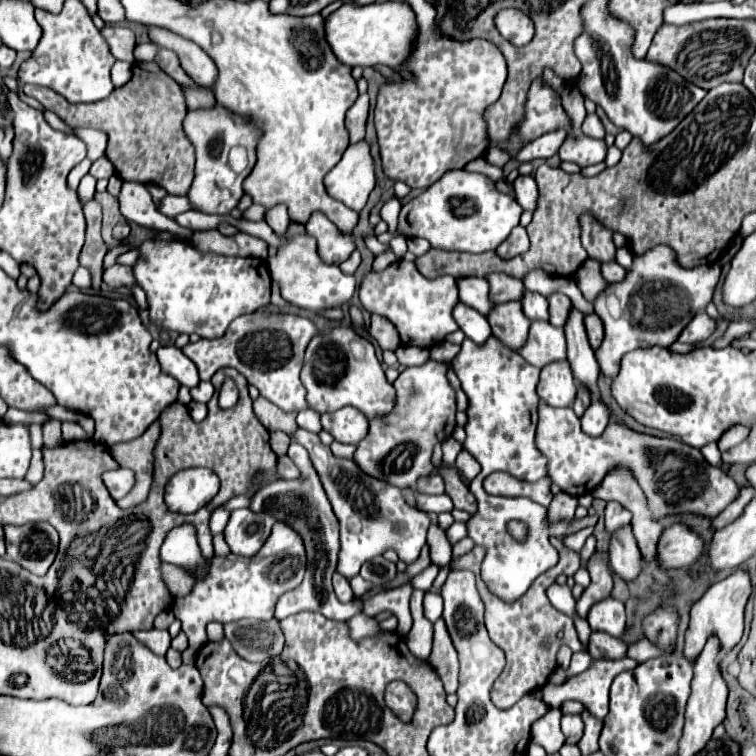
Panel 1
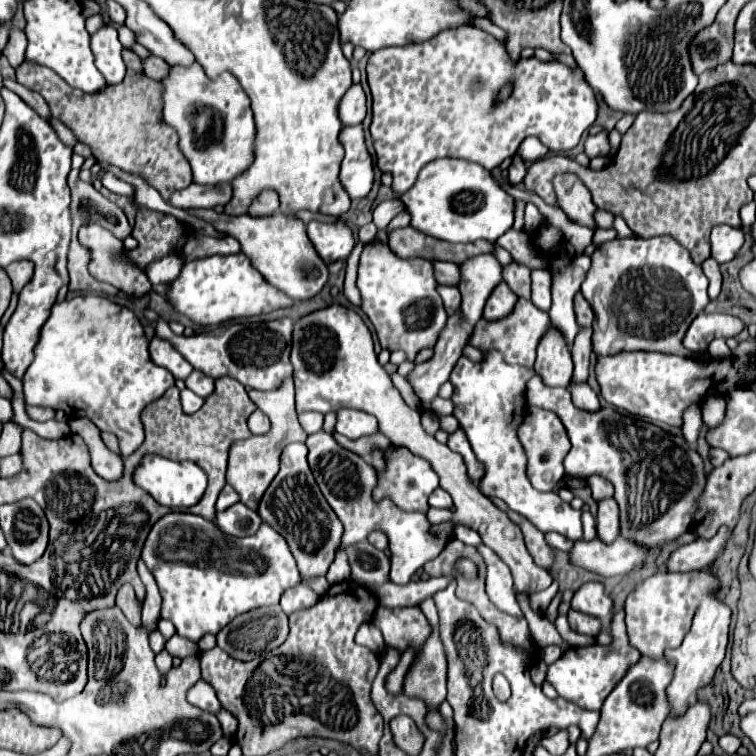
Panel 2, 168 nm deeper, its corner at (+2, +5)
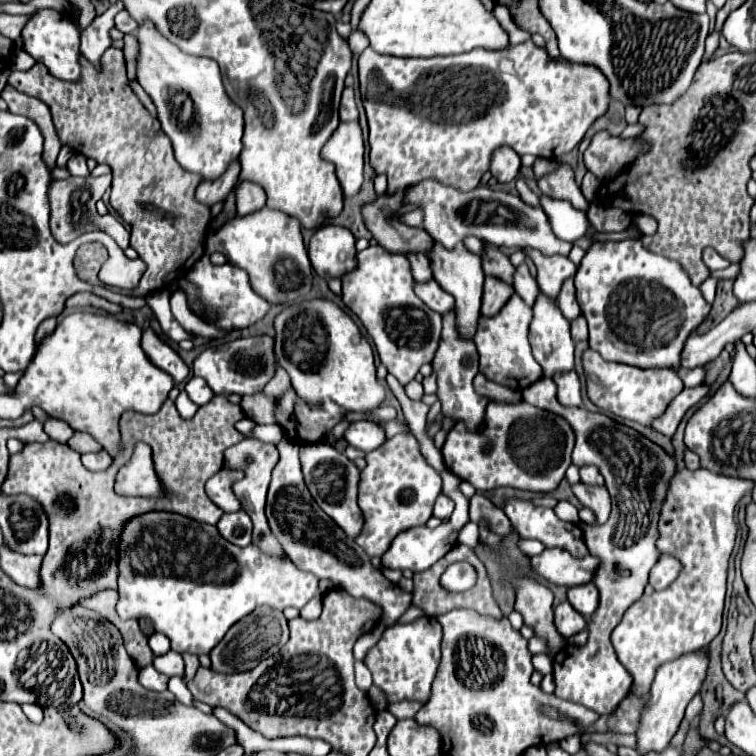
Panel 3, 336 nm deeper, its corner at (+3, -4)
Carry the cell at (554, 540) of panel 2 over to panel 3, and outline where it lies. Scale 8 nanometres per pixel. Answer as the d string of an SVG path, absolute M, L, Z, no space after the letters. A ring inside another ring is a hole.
M523 539L519 543L521 551L525 551L529 557L535 557L535 555L541 555L545 551L545 545L541 541L535 541L535 539Z

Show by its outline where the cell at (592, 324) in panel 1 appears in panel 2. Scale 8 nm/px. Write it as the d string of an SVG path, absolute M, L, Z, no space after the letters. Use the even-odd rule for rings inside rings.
M578 292L576 300L574 300L574 308L576 308L576 322L580 322L580 326L592 326L592 308L590 304L584 300L584 296Z

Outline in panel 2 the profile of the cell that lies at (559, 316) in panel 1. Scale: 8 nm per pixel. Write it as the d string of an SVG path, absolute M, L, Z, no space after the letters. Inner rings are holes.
M546 268L540 270L532 270L530 274L532 278L532 296L530 300L540 308L540 310L548 310L552 304L552 296L550 296L550 284L552 284L552 276Z

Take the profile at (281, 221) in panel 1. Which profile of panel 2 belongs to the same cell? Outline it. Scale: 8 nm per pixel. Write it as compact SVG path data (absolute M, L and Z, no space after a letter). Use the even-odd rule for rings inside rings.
M266 190L266 192L260 192L260 196L256 196L256 200L248 208L248 214L250 216L268 216L268 214L274 214L278 210L278 206L280 206L278 194L274 190Z

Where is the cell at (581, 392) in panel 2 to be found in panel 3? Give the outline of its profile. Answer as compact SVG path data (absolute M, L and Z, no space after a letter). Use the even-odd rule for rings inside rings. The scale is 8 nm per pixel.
M565 373L563 377L555 379L557 383L557 399L561 405L567 407L583 407L583 399L581 399L581 381L577 377L577 373Z

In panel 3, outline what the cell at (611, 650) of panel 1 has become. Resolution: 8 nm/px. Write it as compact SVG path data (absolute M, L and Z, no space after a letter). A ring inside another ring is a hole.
M561 603L555 607L555 627L563 637L573 637L587 627L587 621L569 603Z

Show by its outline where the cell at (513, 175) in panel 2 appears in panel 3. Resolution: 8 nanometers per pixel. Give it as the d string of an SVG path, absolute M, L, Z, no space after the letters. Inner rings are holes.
M497 149L495 157L491 161L491 173L493 177L497 177L499 183L509 183L513 179L517 179L521 169L521 157L513 151L513 149Z

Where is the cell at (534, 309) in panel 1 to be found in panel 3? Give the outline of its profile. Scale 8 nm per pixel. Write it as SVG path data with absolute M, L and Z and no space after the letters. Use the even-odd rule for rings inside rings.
M485 245L485 257L483 257L483 267L489 277L497 277L505 281L507 285L513 285L513 275L515 267L511 265L509 257L503 255L499 249L491 249L491 245Z

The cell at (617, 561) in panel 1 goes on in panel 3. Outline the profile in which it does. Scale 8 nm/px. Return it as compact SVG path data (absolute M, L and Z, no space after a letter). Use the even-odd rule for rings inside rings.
M573 485L571 487L575 497L595 513L595 525L603 525L611 513L611 497L605 487L591 487L591 485Z

